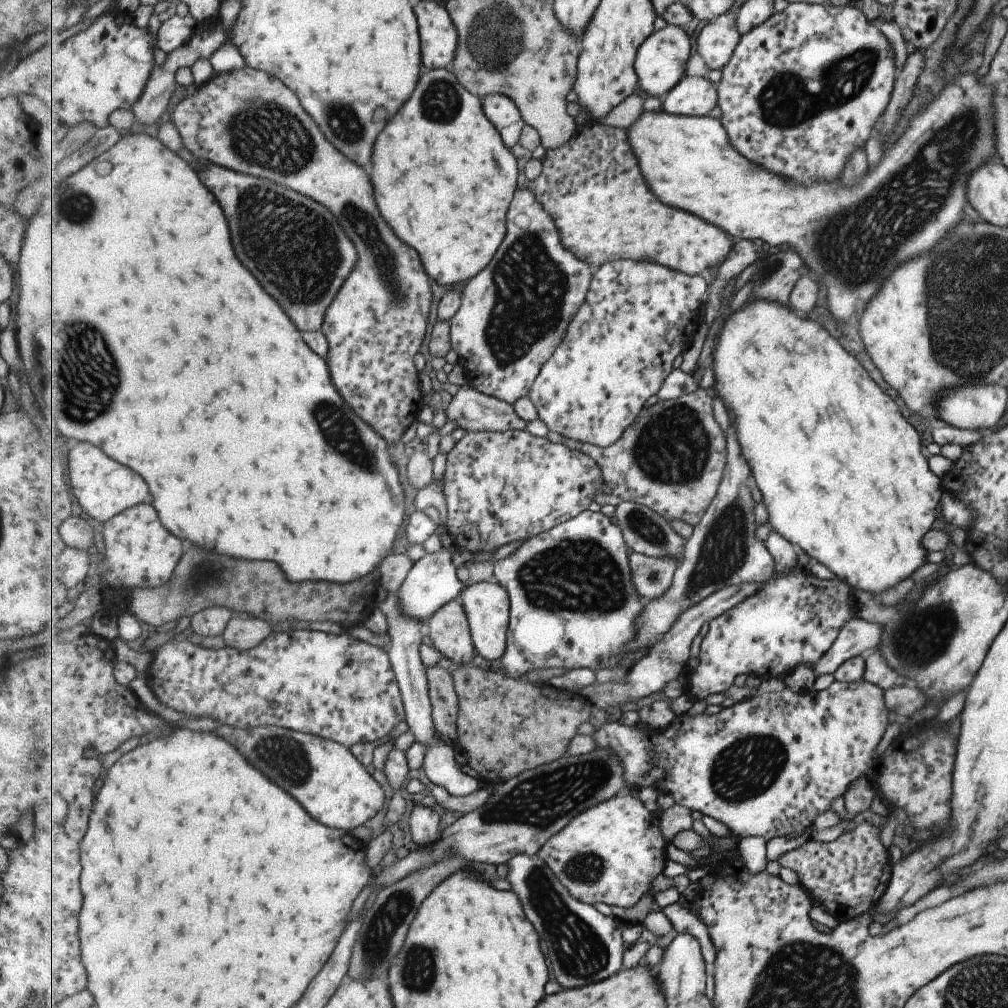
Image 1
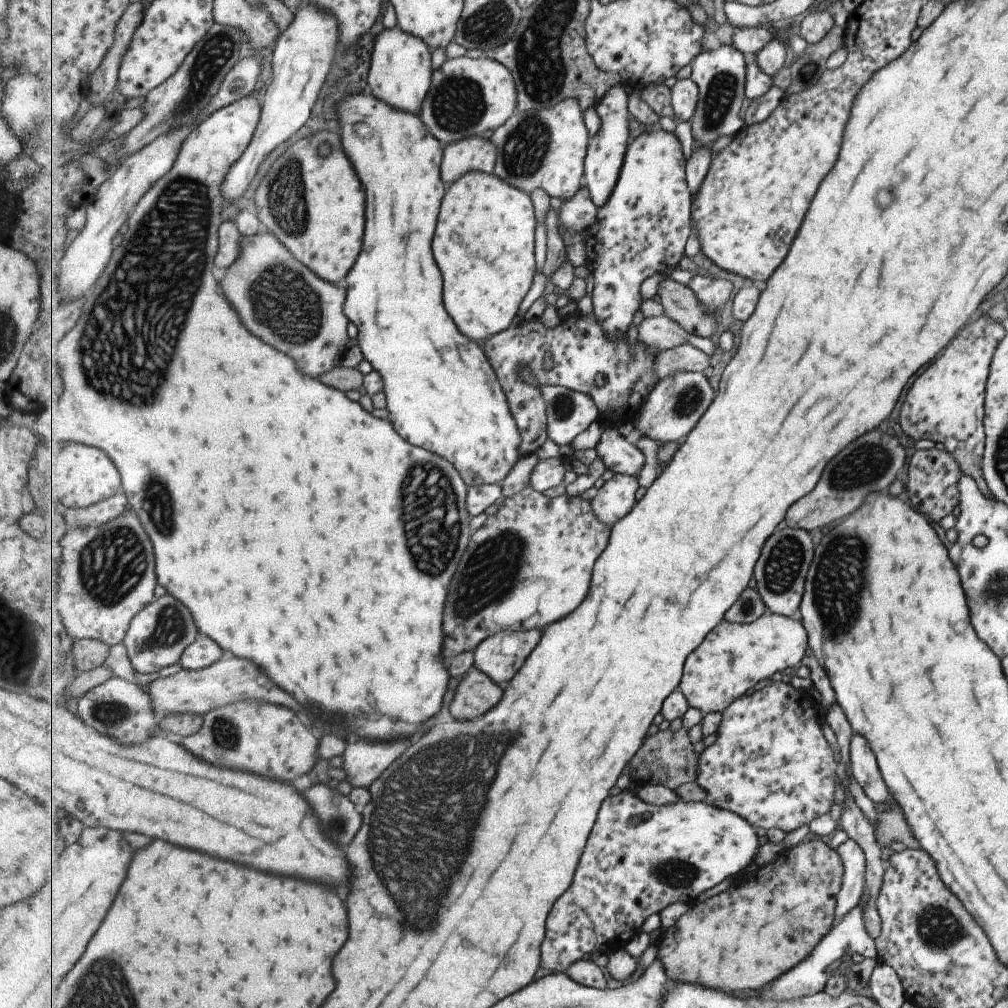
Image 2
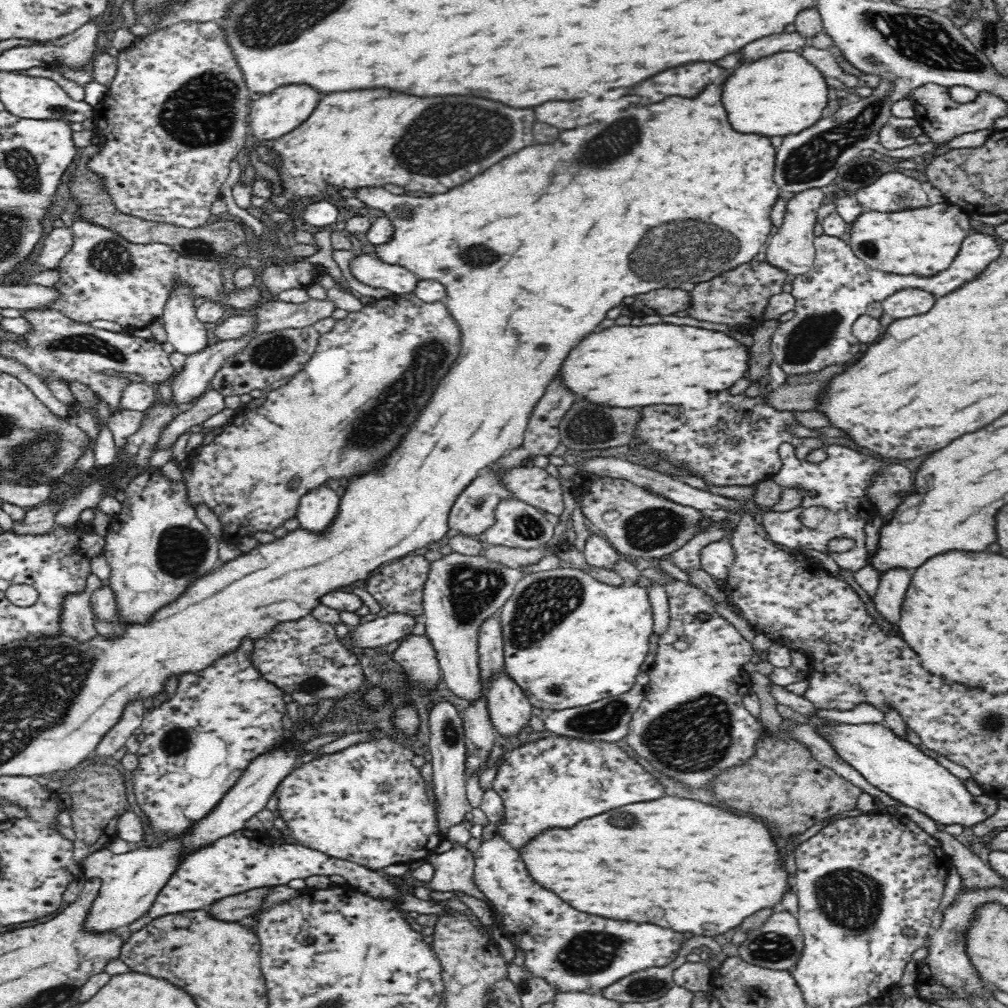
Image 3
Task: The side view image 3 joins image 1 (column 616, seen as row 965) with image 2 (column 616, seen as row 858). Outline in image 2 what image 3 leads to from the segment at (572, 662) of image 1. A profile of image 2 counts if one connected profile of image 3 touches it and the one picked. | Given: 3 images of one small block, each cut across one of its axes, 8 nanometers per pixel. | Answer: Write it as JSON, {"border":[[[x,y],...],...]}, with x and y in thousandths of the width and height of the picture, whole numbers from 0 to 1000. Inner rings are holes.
{"border":[[[608,470],[585,497],[588,508],[597,519],[610,522],[611,518],[618,516],[630,504],[632,486],[632,472]]]}

